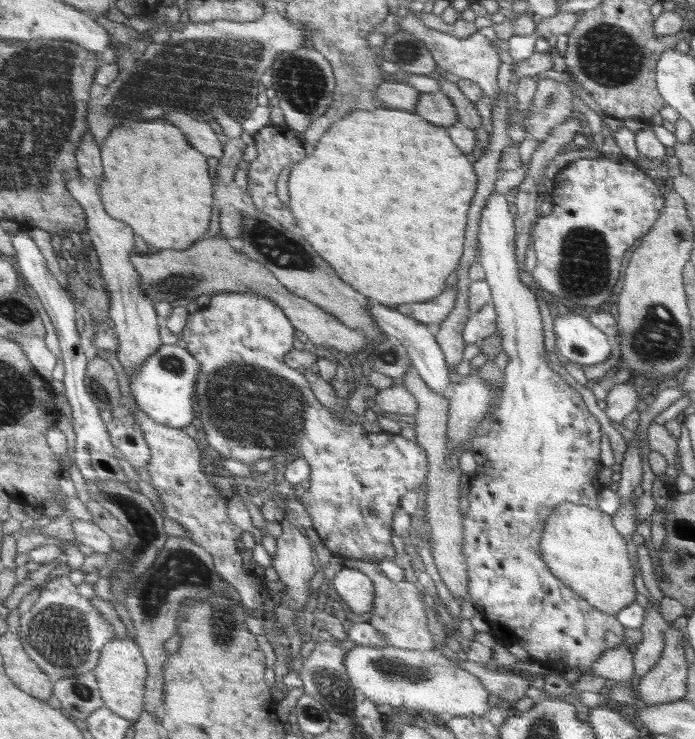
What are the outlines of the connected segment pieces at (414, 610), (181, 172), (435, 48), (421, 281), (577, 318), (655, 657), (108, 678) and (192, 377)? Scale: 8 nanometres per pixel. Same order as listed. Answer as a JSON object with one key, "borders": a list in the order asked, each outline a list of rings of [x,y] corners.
{"borders":[[[[350,557],[343,558],[345,567],[360,570],[360,572],[369,576],[374,583],[375,602],[371,610],[372,617],[369,623],[377,628],[379,634],[383,634],[385,641],[390,646],[429,651],[435,645],[432,634],[428,629],[428,619],[423,607],[423,588],[418,583],[412,583],[406,579],[399,583],[390,581],[380,569],[379,562],[373,558],[360,560]]],[[[154,119],[147,121],[138,121],[131,125],[122,123],[120,126],[111,130],[112,136],[108,136],[108,140],[103,140],[104,152],[102,152],[102,160],[104,160],[104,176],[103,181],[98,184],[99,195],[102,197],[103,207],[116,220],[128,220],[128,224],[132,224],[132,229],[136,235],[144,239],[146,243],[161,250],[186,250],[194,244],[200,236],[206,234],[208,226],[210,226],[210,212],[212,212],[212,180],[208,174],[208,160],[204,158],[204,153],[194,150],[188,142],[187,135],[176,125],[162,119]]],[[[400,13],[397,26],[399,27],[399,32],[408,33],[425,44],[425,47],[436,61],[439,73],[450,72],[450,74],[455,74],[460,78],[478,83],[484,94],[487,94],[491,99],[492,104],[499,99],[497,76],[502,61],[500,61],[496,49],[492,47],[486,36],[482,36],[482,34],[477,32],[468,36],[468,38],[456,38],[452,34],[445,34],[444,32],[426,27],[415,13],[410,13],[406,16],[402,16]]],[[[380,107],[374,112],[360,110],[352,112],[352,116],[344,116],[344,120],[340,120],[340,124],[336,124],[336,128],[332,128],[332,132],[328,132],[328,136],[320,140],[320,144],[316,144],[312,154],[292,164],[287,183],[290,196],[289,209],[296,219],[297,233],[307,240],[316,254],[320,254],[332,268],[336,268],[336,272],[340,272],[340,276],[344,276],[344,280],[348,280],[348,284],[354,290],[362,292],[368,298],[378,300],[379,304],[394,307],[404,302],[410,304],[432,300],[434,296],[444,292],[446,278],[456,270],[460,262],[466,214],[478,186],[475,168],[472,168],[472,164],[466,160],[466,155],[462,154],[462,150],[458,150],[456,145],[446,127],[432,124],[413,111]]],[[[574,312],[554,316],[558,356],[570,363],[591,366],[608,360],[610,344],[604,333],[587,318]]],[[[651,600],[649,601],[648,608],[650,609],[644,609],[645,623],[640,628],[643,639],[634,648],[633,653],[634,674],[640,677],[646,676],[650,669],[660,660],[665,645],[664,636],[660,632],[664,632],[670,625],[655,609],[654,603]]],[[[116,637],[106,644],[99,659],[91,673],[96,677],[97,685],[105,707],[111,712],[118,713],[127,720],[138,721],[138,716],[144,707],[144,680],[146,680],[146,666],[136,643],[128,638]]],[[[177,343],[164,345],[129,378],[131,380],[131,395],[149,417],[163,425],[182,429],[182,426],[192,424],[194,410],[192,410],[192,392],[194,384],[197,384],[201,364],[194,360],[191,352],[186,348],[179,347]]]]}

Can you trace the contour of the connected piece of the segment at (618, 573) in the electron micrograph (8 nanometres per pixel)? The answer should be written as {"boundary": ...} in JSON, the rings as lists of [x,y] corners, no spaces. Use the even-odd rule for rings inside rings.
{"boundary":[[[572,503],[558,505],[552,511],[551,516],[547,518],[547,524],[545,524],[545,530],[541,536],[541,549],[543,550],[543,559],[554,575],[579,593],[584,600],[588,601],[588,604],[600,609],[600,612],[616,615],[623,608],[635,602],[636,596],[640,596],[640,584],[636,584],[636,580],[640,580],[640,567],[638,572],[633,569],[628,556],[626,541],[614,528],[610,515],[598,508],[592,509]]]}

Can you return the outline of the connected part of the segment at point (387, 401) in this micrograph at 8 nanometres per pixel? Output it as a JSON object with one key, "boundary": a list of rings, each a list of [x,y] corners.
{"boundary":[[[392,385],[382,389],[370,401],[374,402],[374,408],[379,412],[394,412],[400,415],[417,413],[417,400],[404,385]]]}

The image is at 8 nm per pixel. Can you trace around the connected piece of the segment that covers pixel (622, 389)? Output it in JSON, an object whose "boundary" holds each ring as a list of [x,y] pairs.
{"boundary":[[[630,382],[620,383],[616,387],[612,387],[605,401],[607,407],[604,411],[608,418],[618,423],[622,423],[622,420],[631,412],[641,409],[636,387]]]}

